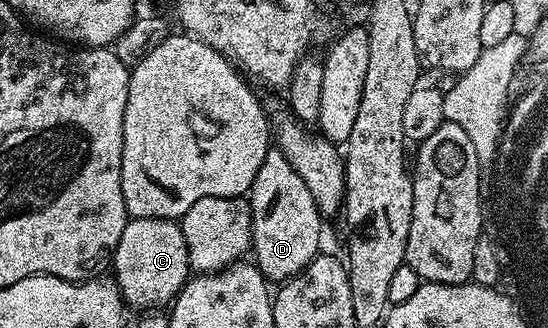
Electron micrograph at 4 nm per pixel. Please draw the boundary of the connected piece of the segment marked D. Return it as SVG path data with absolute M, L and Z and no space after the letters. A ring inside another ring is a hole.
M270 149L266 153L266 161L262 161L262 169L258 169L258 177L254 177L252 190L246 196L252 210L252 245L251 254L260 272L269 281L283 281L293 279L310 261L321 254L320 222L322 216L314 197L310 197L310 189L306 189L306 181L298 177L294 165L286 161L281 151Z

